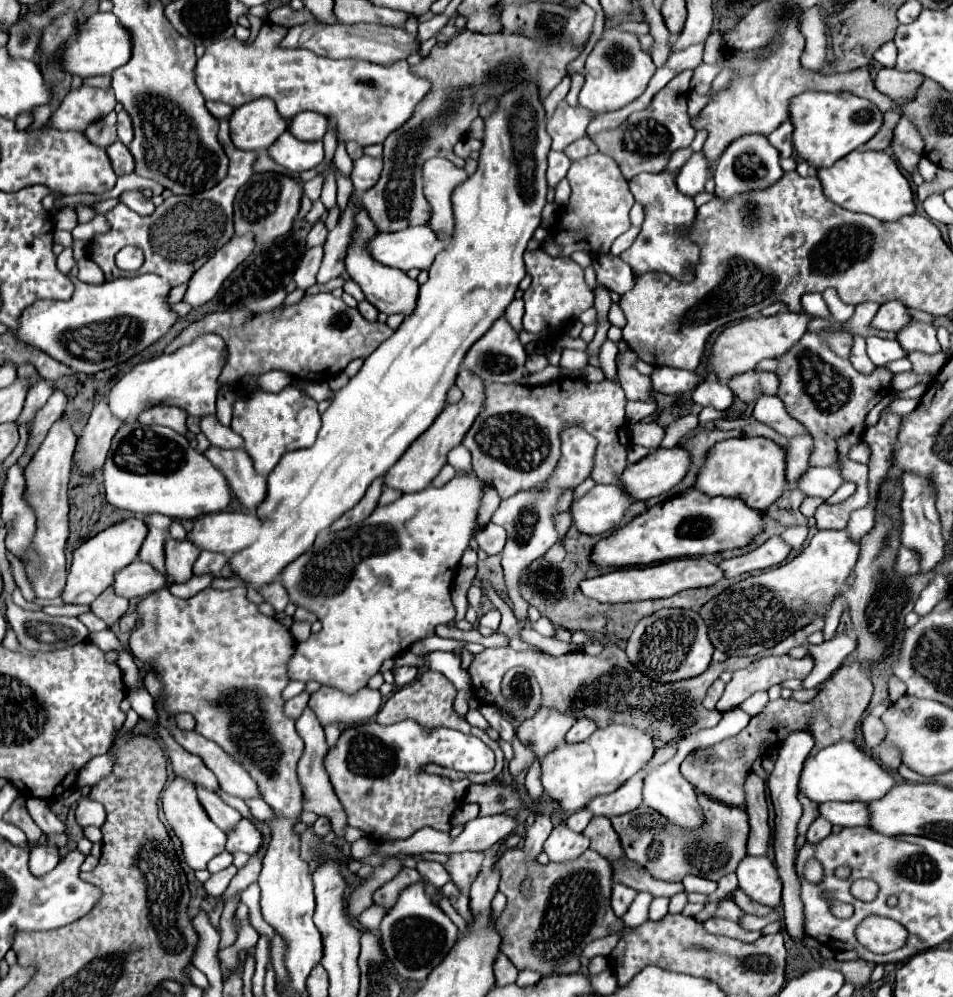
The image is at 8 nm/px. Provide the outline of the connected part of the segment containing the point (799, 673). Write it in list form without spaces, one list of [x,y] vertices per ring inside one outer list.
[[[769,656],[753,662],[751,666],[733,672],[731,682],[725,686],[725,692],[721,700],[717,702],[719,712],[727,712],[737,708],[743,700],[747,700],[751,694],[759,690],[769,690],[775,684],[781,684],[783,680],[803,680],[811,670],[815,662],[811,656],[803,658],[791,658],[791,656]]]

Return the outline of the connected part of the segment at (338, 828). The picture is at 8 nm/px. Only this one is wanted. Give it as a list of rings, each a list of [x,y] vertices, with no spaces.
[[[305,708],[305,712],[301,714],[301,718],[295,722],[295,728],[297,728],[297,734],[305,742],[305,750],[303,750],[303,756],[299,760],[299,782],[301,782],[301,788],[303,788],[303,810],[315,812],[317,816],[331,818],[335,834],[343,836],[343,826],[347,824],[347,818],[345,818],[343,806],[339,804],[339,798],[337,798],[335,790],[331,788],[329,774],[327,774],[325,766],[323,766],[323,758],[327,754],[327,744],[325,744],[323,728],[319,726],[319,720],[315,718],[315,714],[309,708]]]

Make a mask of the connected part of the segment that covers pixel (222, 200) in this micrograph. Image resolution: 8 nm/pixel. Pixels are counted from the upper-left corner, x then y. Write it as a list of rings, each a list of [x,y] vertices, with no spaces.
[[[227,118],[219,120],[219,144],[223,146],[231,164],[227,178],[215,188],[193,196],[169,196],[149,216],[139,216],[121,202],[105,214],[111,230],[107,234],[95,236],[87,244],[87,258],[99,264],[107,280],[129,276],[129,272],[123,272],[115,266],[115,254],[123,246],[137,246],[143,250],[145,262],[135,274],[153,272],[165,278],[171,286],[179,286],[183,282],[189,282],[191,274],[195,274],[221,246],[225,246],[233,238],[233,200],[237,190],[253,176],[253,162],[257,158],[257,152],[243,152],[233,146],[227,132]]]

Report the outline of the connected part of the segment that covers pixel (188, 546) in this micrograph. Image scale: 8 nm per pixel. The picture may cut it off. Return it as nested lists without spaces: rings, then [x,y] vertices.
[[[173,540],[165,542],[165,570],[173,578],[173,582],[185,582],[191,578],[193,562],[199,556],[199,548],[189,540]]]

